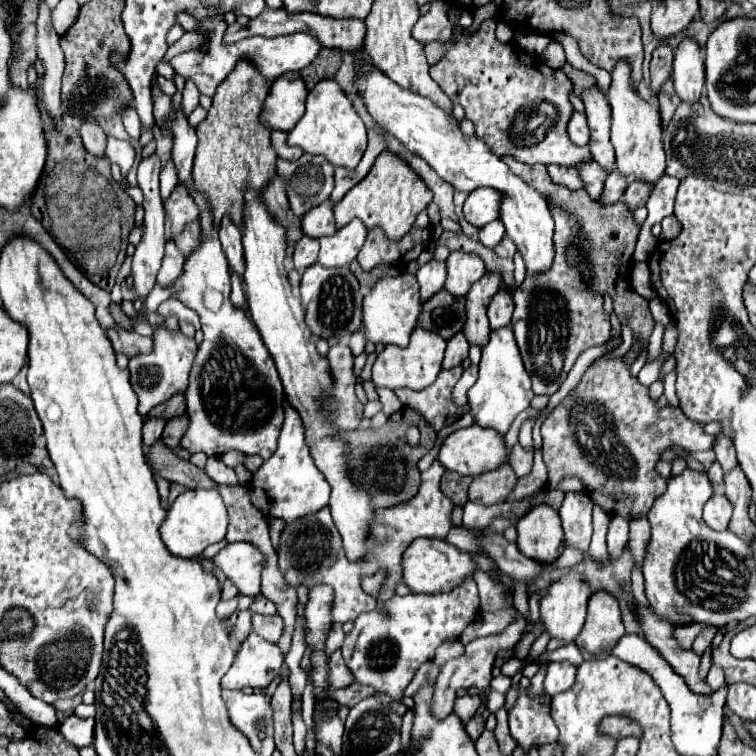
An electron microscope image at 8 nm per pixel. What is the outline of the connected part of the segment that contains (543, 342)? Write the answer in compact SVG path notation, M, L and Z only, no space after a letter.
M550 208L556 230L554 230L554 246L556 258L552 268L542 276L526 276L520 288L514 290L516 310L512 316L512 330L522 352L522 360L526 372L532 380L534 394L552 396L560 384L566 380L570 368L574 366L580 352L592 346L600 346L610 338L610 320L604 316L602 296L588 290L582 284L578 272L566 264L564 246L578 234L576 220L562 212L560 208Z

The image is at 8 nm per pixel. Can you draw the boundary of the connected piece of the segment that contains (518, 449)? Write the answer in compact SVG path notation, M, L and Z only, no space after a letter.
M520 442L514 444L510 456L508 456L508 462L510 466L514 468L516 476L522 478L524 474L528 474L532 470L532 462L534 462L534 450L526 450L520 446Z

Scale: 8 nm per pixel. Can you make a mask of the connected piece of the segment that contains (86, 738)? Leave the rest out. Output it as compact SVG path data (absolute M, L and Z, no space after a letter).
M72 714L60 724L60 734L78 750L94 746L94 718L78 718Z

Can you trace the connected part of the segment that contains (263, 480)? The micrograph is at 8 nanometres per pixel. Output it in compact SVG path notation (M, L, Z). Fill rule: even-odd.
M284 398L284 426L280 430L278 448L276 452L260 466L258 472L252 476L252 502L258 510L266 514L268 520L282 518L286 522L292 522L300 516L306 516L310 512L318 512L328 504L330 498L330 484L326 478L322 478L322 472L316 470L314 460L310 456L310 450L304 442L304 426L298 410L294 410ZM264 492L264 494L260 494Z

